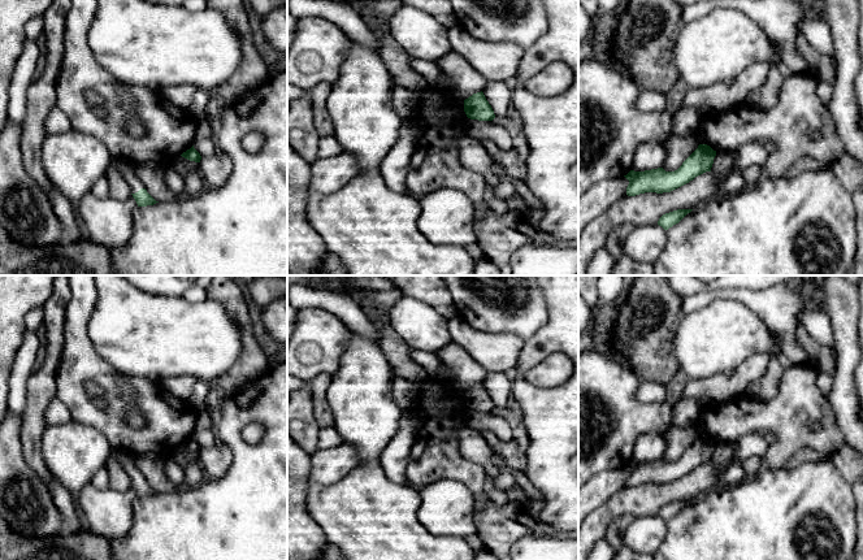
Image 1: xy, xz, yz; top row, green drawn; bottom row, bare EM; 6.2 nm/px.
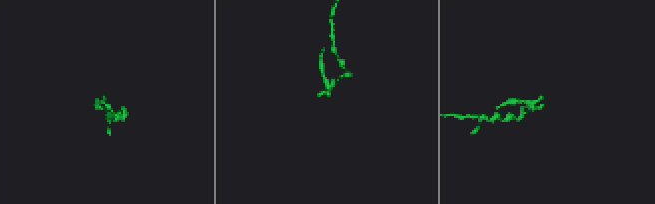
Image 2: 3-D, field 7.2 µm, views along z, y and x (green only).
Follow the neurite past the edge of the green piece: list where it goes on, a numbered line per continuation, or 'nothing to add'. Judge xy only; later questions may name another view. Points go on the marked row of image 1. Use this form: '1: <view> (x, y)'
1: xy (126, 169)

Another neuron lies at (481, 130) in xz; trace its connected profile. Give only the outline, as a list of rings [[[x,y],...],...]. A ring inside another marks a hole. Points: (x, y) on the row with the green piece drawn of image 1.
[[[467,120],[465,134],[480,142],[493,140],[500,149],[511,151],[512,139],[509,133],[491,121]]]

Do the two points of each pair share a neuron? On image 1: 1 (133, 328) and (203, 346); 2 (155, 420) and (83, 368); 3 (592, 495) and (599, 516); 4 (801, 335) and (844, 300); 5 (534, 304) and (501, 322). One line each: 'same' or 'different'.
1: same
2: same
3: different
4: different
5: same

